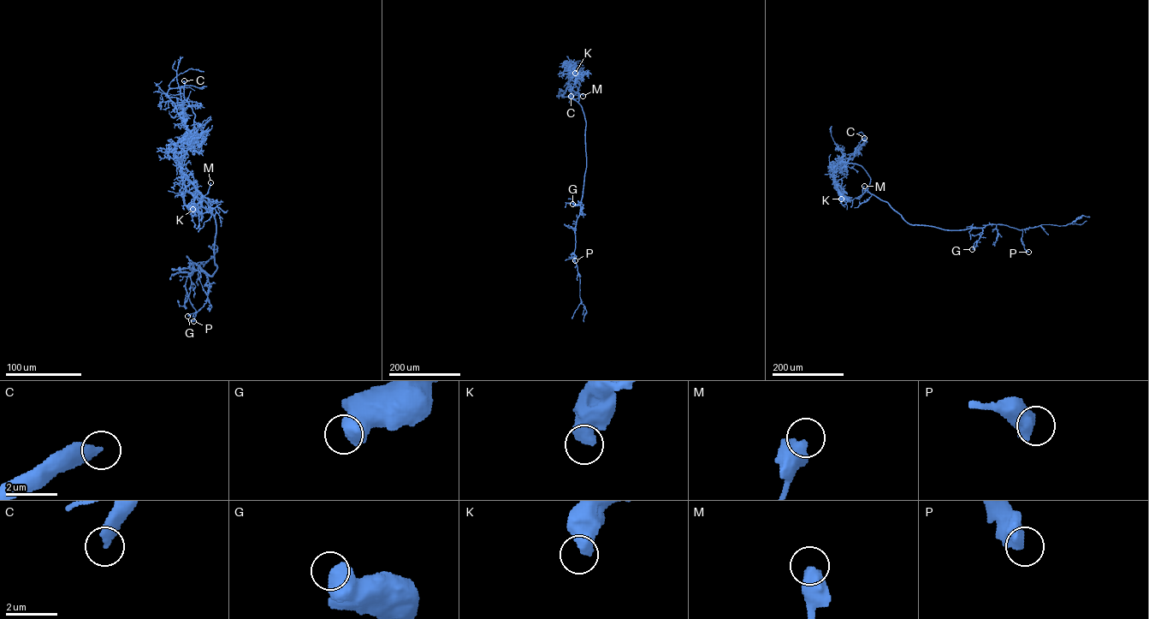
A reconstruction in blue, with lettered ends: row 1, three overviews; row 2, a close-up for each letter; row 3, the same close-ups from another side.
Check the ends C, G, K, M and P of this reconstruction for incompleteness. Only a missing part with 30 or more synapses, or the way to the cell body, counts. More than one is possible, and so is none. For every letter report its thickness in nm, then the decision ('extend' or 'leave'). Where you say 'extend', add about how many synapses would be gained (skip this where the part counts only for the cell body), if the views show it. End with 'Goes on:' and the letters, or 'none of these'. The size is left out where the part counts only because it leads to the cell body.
C: calibre 360 nm; extend
G: calibre 650 nm; leave
K: calibre 550 nm; leave
M: calibre 600 nm; leave
P: calibre 650 nm; leave
Goes on: C

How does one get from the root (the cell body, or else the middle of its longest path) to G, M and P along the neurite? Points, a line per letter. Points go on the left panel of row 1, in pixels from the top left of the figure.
G: (216, 264), (216, 269), (212, 276), (204, 271), (209, 284), (206, 302), (187, 316)
M: (216, 264), (214, 216), (204, 201), (192, 193), (186, 192), (184, 203), (188, 211), (194, 208), (210, 182)
P: (216, 264), (216, 269), (210, 276), (192, 264), (193, 272), (187, 277), (185, 286), (195, 310), (193, 321)

